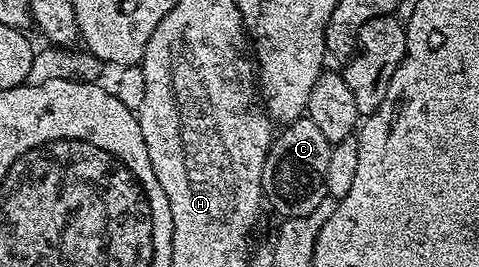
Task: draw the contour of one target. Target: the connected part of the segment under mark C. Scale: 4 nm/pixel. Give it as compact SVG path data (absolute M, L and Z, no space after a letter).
M307 117L295 119L287 124L284 131L275 136L272 147L262 169L260 189L263 198L277 211L280 219L306 217L306 213L318 209L324 199L329 198L326 189L326 169L330 169L330 153L333 144L326 141L326 136Z

